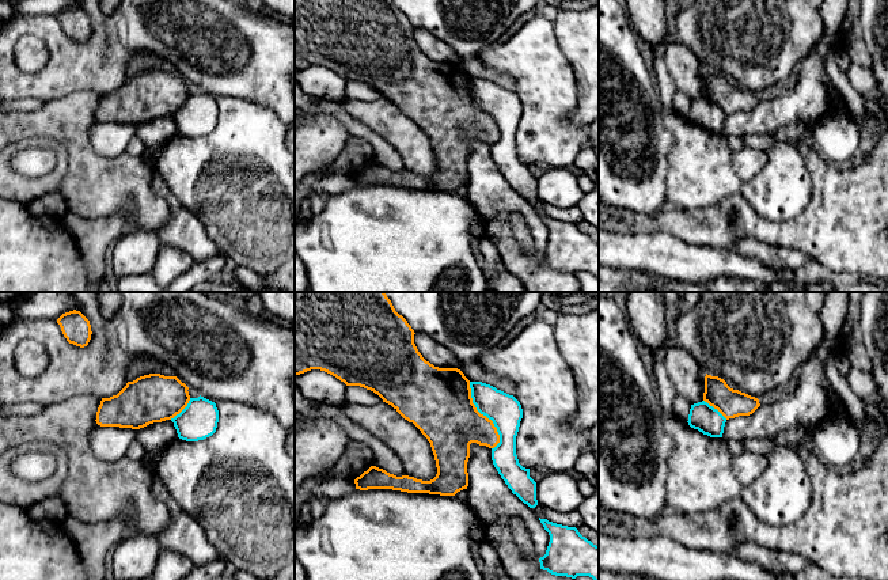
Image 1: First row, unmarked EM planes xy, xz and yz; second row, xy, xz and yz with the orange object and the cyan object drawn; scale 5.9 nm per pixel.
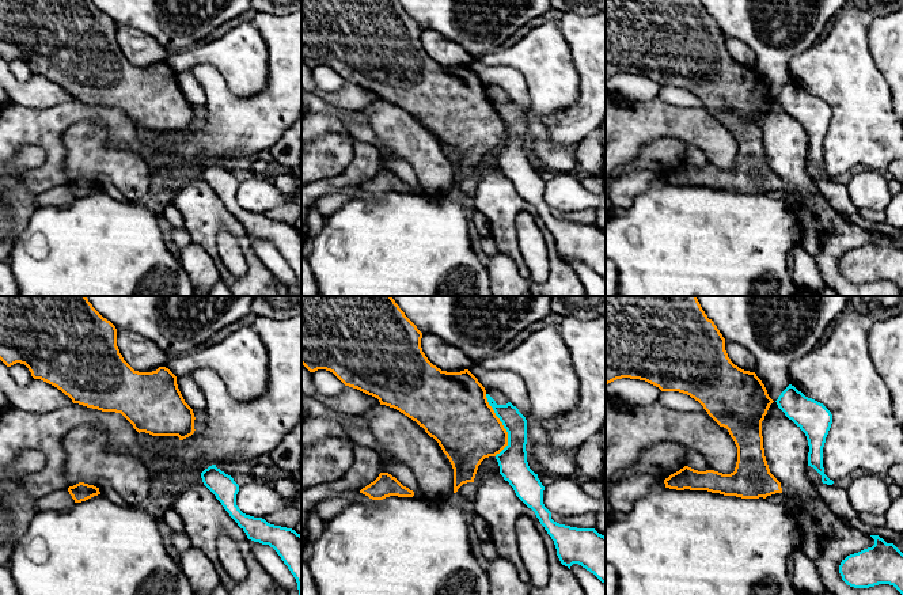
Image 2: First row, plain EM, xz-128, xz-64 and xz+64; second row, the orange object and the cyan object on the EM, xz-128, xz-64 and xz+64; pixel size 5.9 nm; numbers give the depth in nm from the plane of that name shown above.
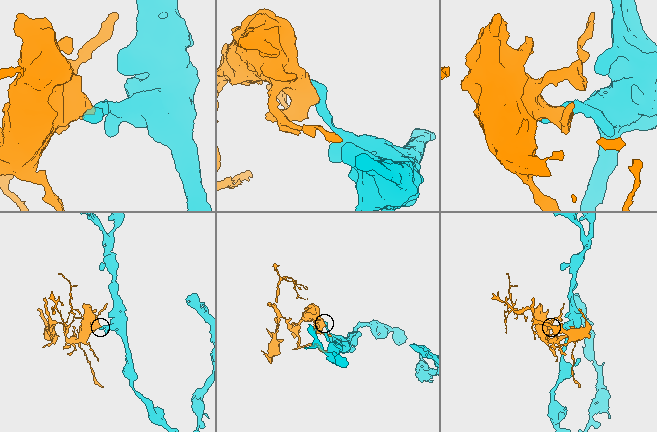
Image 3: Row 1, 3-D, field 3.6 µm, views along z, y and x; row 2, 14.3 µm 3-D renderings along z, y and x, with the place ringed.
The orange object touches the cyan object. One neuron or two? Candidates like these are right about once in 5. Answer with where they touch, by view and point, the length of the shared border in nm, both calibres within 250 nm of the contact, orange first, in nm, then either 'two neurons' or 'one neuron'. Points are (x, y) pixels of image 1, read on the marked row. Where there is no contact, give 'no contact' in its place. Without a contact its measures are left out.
xz (485, 416) | 420 nm | 360/200 nm | two neurons

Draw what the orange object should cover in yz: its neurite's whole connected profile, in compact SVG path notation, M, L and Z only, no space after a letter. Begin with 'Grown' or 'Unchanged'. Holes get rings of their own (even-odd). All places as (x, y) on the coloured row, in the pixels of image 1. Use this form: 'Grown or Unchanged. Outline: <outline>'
Unchanged. Outline: M705 376L703 401L717 409L726 420L739 416L750 416L759 406L759 399L739 390L730 388L718 376Z

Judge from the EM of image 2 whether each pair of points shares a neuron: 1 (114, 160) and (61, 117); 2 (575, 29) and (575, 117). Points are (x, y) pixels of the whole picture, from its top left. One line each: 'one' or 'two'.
1: two
2: one

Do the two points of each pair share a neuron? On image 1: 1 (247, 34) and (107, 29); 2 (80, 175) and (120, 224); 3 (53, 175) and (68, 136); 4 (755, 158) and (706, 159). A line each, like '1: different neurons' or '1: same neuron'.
1: same neuron
2: different neurons
3: different neurons
4: different neurons

